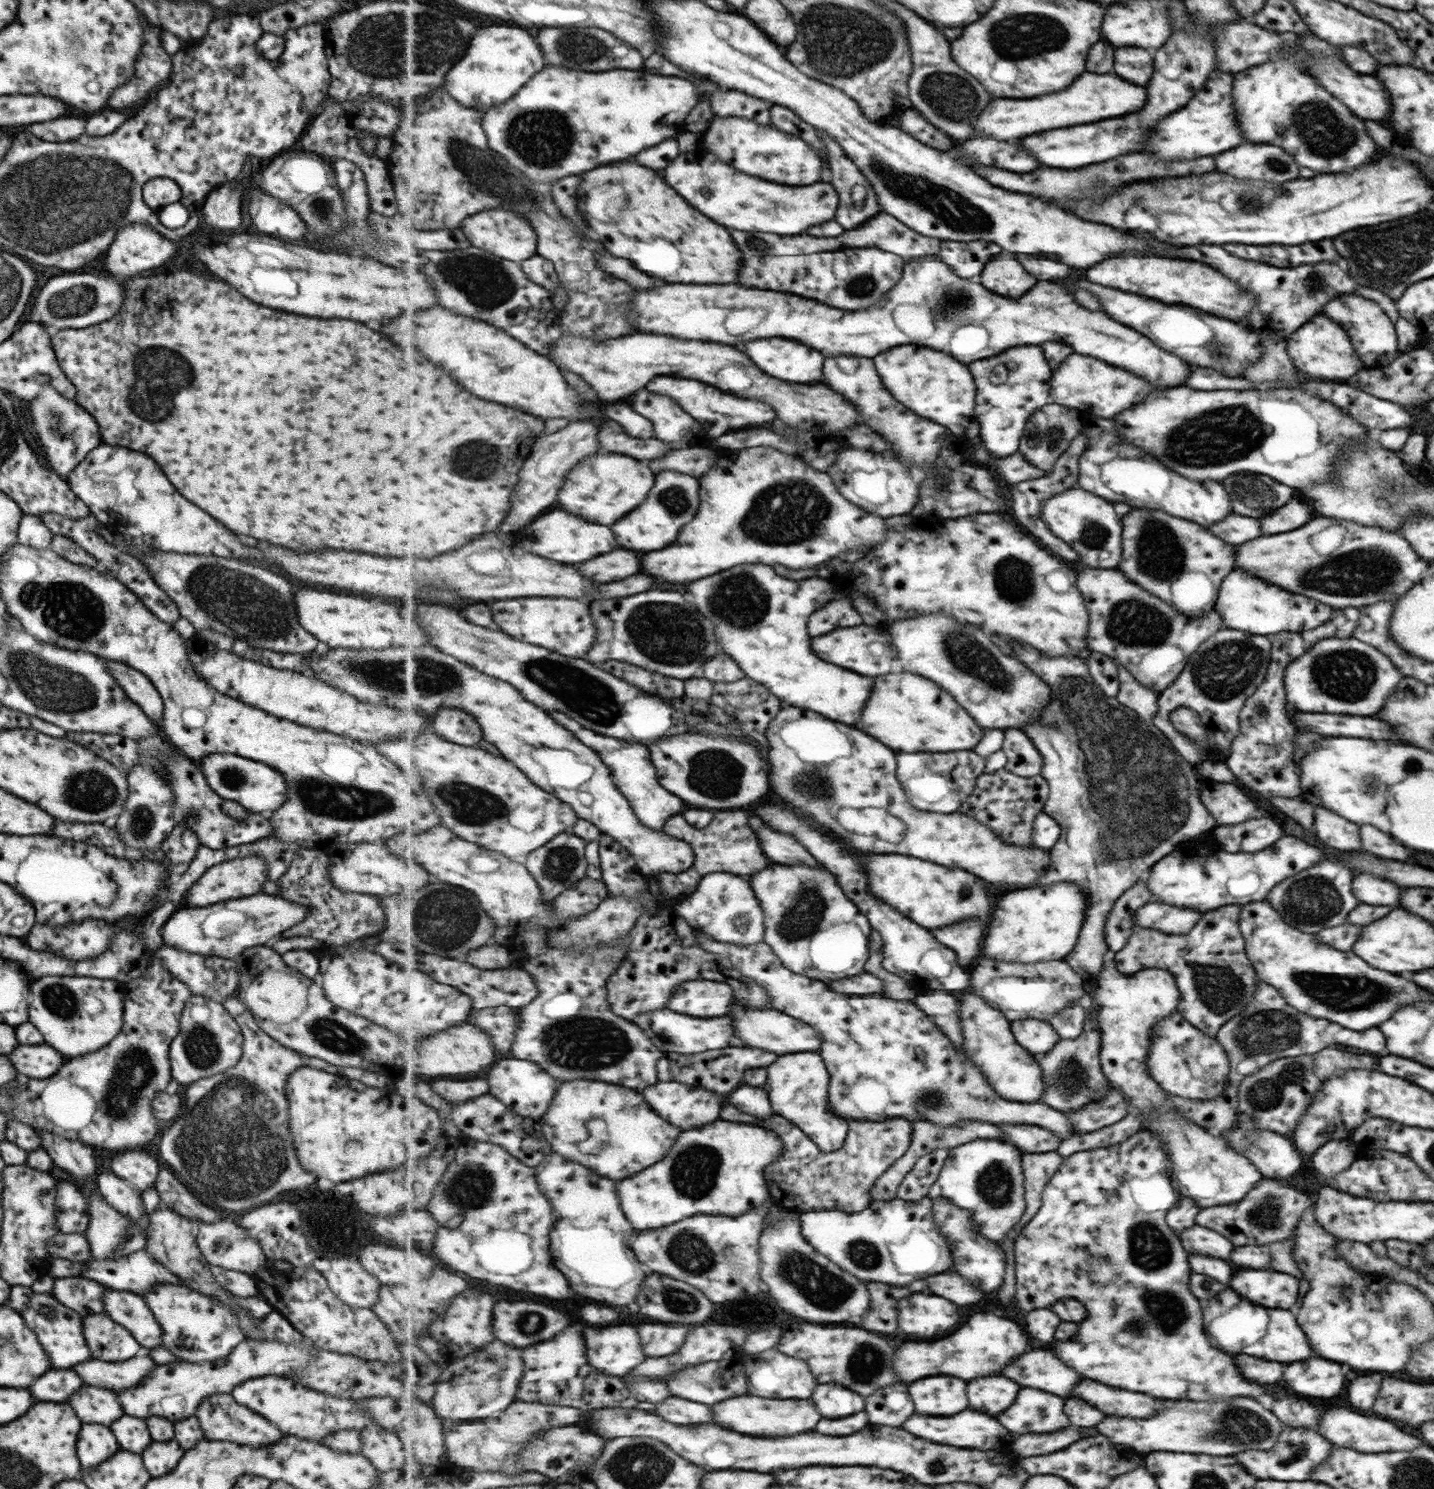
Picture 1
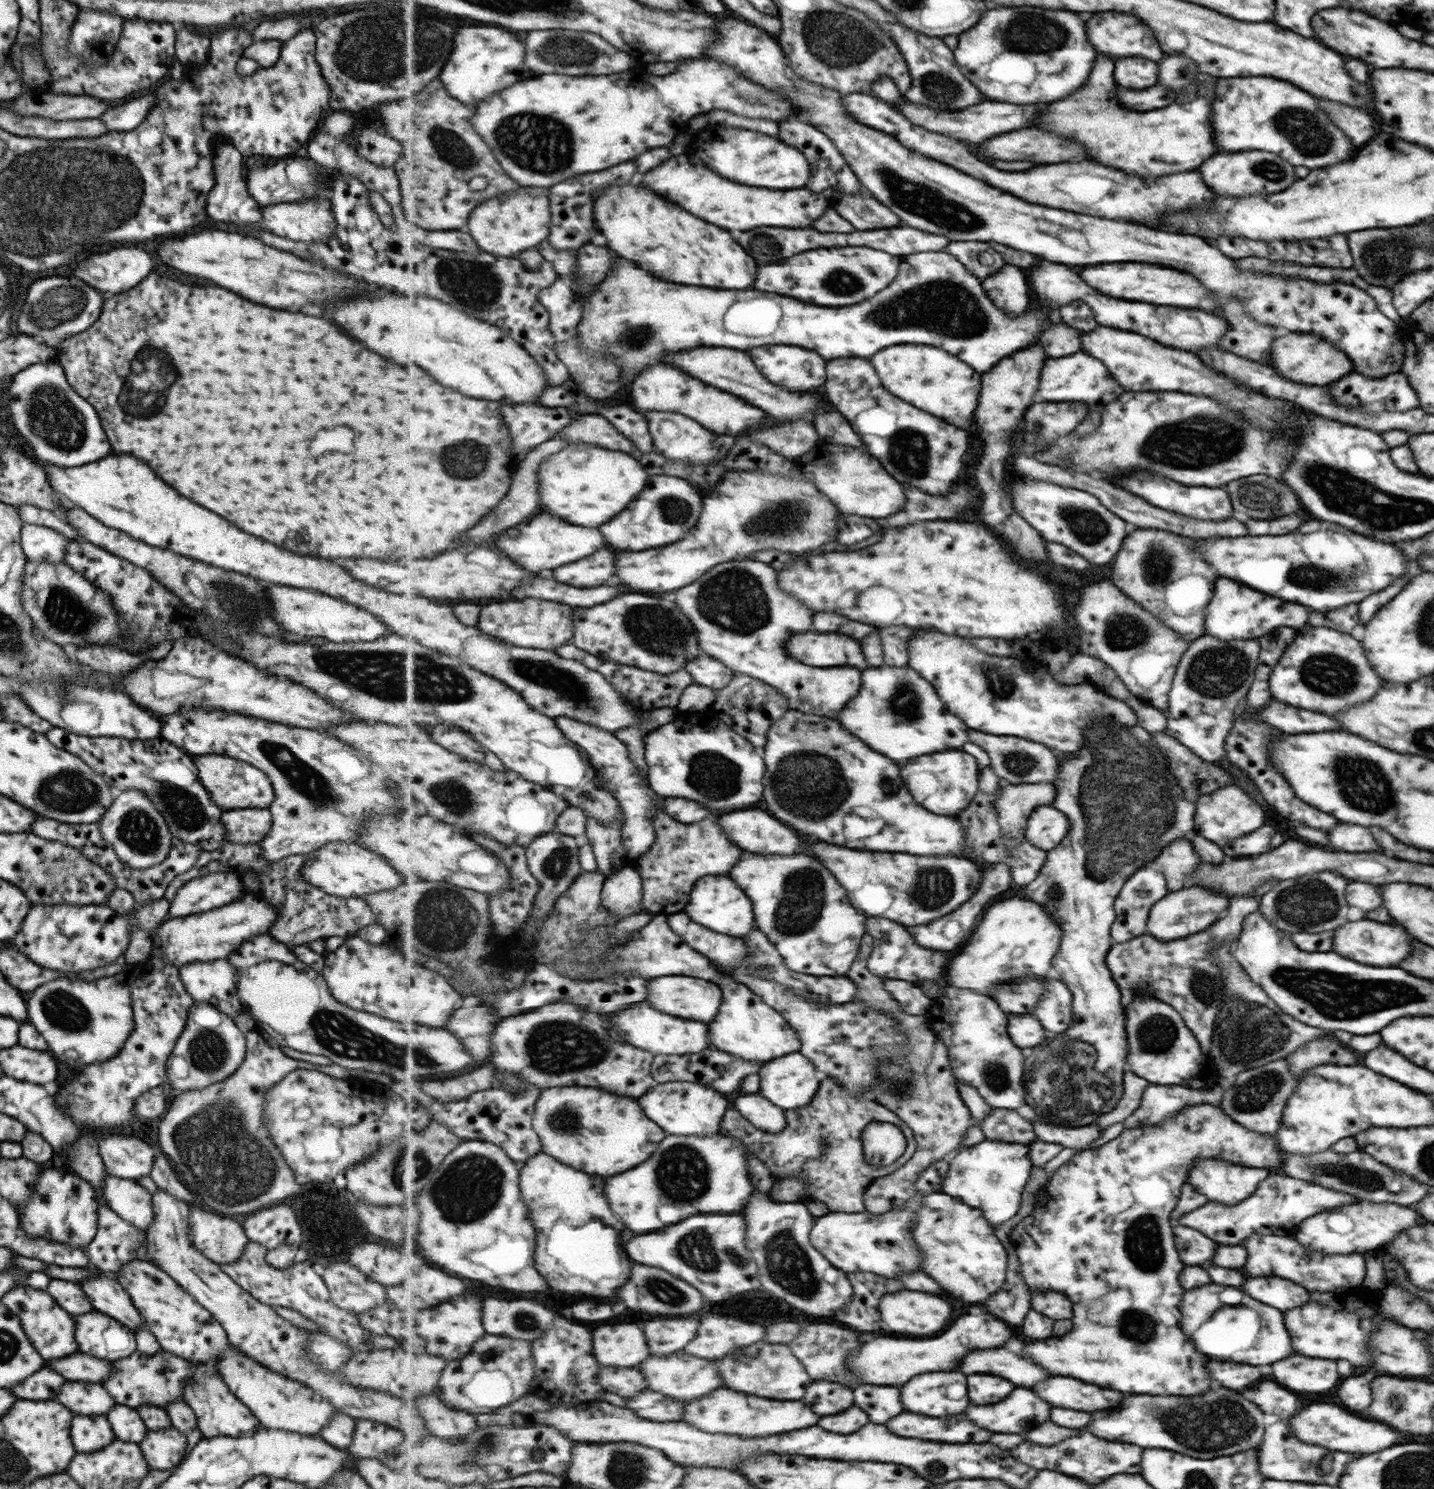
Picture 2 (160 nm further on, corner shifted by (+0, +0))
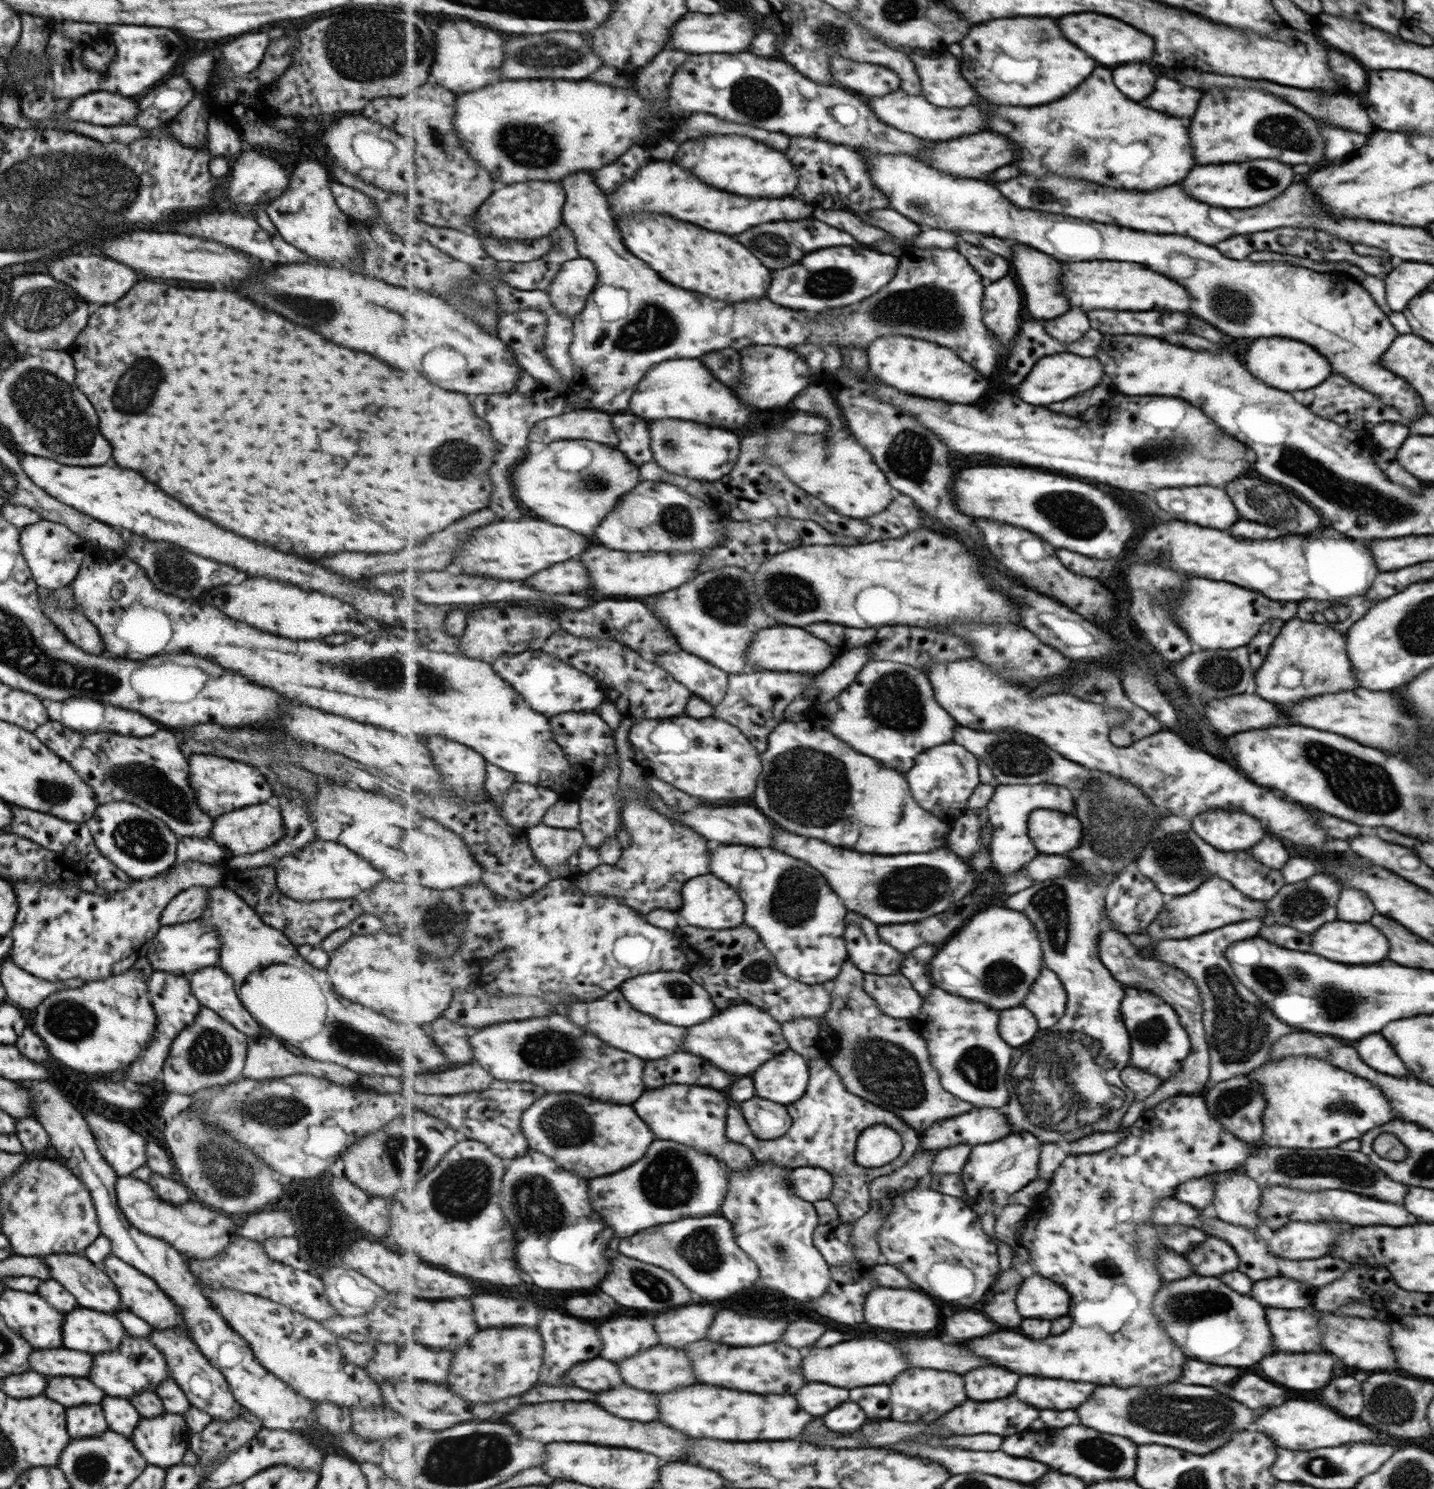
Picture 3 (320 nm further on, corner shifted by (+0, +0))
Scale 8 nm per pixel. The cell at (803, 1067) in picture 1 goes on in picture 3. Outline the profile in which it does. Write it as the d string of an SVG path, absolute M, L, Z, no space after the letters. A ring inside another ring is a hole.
M793 1049L774 1056L751 1075L756 1096L792 1105L804 1098L811 1080L809 1061Z

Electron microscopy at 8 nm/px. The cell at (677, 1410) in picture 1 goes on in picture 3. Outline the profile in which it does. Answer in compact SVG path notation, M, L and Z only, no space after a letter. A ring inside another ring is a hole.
M623 1383L619 1388L599 1392L593 1398L601 1408L609 1408L615 1416L641 1422L659 1421L661 1401L656 1393L645 1392Z

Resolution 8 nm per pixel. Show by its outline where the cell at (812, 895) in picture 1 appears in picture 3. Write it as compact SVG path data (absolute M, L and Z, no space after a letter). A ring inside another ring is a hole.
M719 846L711 848L713 852L713 870L715 876L721 876L721 880L727 884L733 884L737 892L741 892L741 898L745 901L745 925L749 925L759 933L764 945L776 958L778 969L791 978L805 984L824 984L836 979L840 975L844 964L849 960L847 940L844 939L847 931L846 918L851 912L844 906L843 900L837 896L835 889L823 874L805 864L794 856L779 852L773 848L751 848L751 846Z

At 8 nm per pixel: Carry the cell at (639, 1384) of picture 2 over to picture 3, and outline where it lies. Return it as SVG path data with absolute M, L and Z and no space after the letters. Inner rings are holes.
M601 1356L588 1360L572 1368L568 1372L569 1378L565 1378L567 1386L579 1386L583 1390L609 1390L611 1386L621 1386L624 1382L619 1374L619 1365Z

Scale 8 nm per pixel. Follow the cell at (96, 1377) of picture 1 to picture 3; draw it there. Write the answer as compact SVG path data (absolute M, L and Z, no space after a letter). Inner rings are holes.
M65 1348L57 1350L33 1350L29 1354L29 1370L45 1376L87 1376L91 1368L91 1356L85 1352L73 1352Z

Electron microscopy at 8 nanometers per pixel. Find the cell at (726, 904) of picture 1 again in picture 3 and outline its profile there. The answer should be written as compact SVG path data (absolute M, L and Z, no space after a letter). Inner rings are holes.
M713 873L707 876L699 876L697 880L688 880L684 890L685 902L679 912L681 912L682 922L699 928L713 928L713 930L725 930L743 925L746 912L745 901L735 892L732 886L725 884L724 880L719 880Z

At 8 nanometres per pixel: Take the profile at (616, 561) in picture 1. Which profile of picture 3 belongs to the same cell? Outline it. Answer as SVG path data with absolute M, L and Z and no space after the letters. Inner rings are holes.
M571 560L565 564L555 564L545 572L537 572L525 580L535 590L546 594L565 594L565 592L581 592L589 586L589 574L579 560Z

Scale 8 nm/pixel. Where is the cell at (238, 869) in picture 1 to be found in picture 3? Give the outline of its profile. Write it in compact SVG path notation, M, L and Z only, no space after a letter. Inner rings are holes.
M192 886L178 892L161 911L158 920L160 926L181 924L199 918L207 904L208 890L207 886Z

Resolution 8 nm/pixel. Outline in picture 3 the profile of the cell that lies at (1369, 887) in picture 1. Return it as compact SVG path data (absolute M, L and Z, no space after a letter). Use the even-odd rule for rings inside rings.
M1342 888L1337 902L1337 920L1343 922L1367 922L1375 907L1369 897L1355 888Z

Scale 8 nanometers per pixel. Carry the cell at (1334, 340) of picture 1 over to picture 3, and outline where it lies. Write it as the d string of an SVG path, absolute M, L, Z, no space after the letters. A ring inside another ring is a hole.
M1287 338L1253 340L1249 344L1243 360L1245 360L1245 368L1257 380L1296 396L1298 395L1297 392L1300 393L1316 387L1319 383L1323 383L1329 375L1333 374L1327 357L1323 358L1321 354L1317 354L1312 345L1297 342L1297 340L1287 340Z

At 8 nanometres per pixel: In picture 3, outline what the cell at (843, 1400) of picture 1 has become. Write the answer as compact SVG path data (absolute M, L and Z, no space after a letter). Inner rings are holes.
M811 1382L801 1392L797 1392L797 1400L801 1400L801 1408L807 1412L813 1412L813 1416L825 1416L839 1404L849 1400L849 1390L835 1388L831 1384Z

